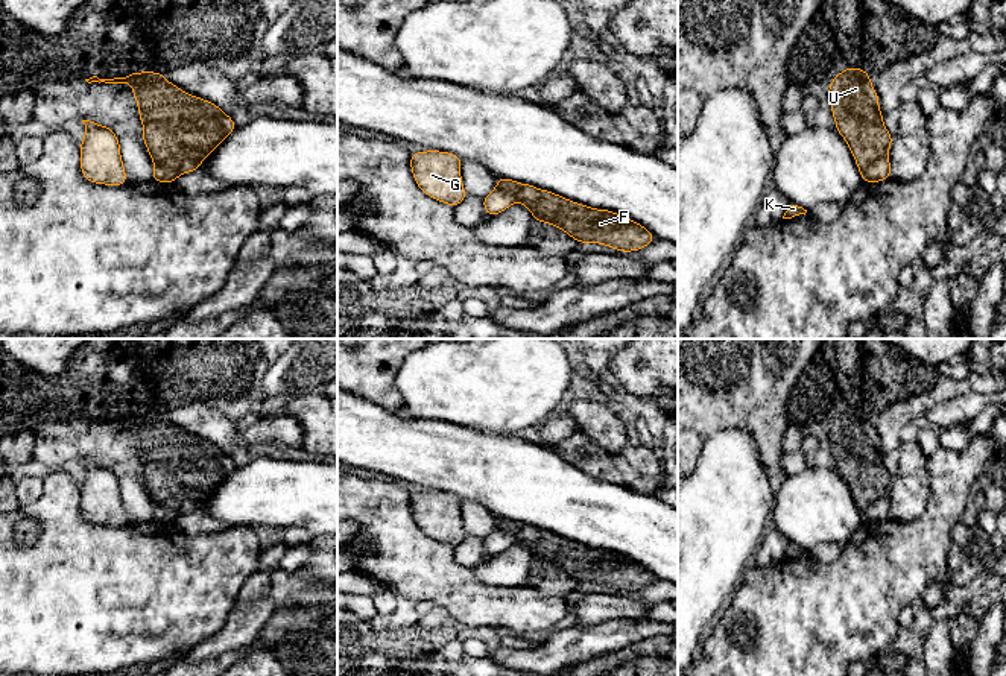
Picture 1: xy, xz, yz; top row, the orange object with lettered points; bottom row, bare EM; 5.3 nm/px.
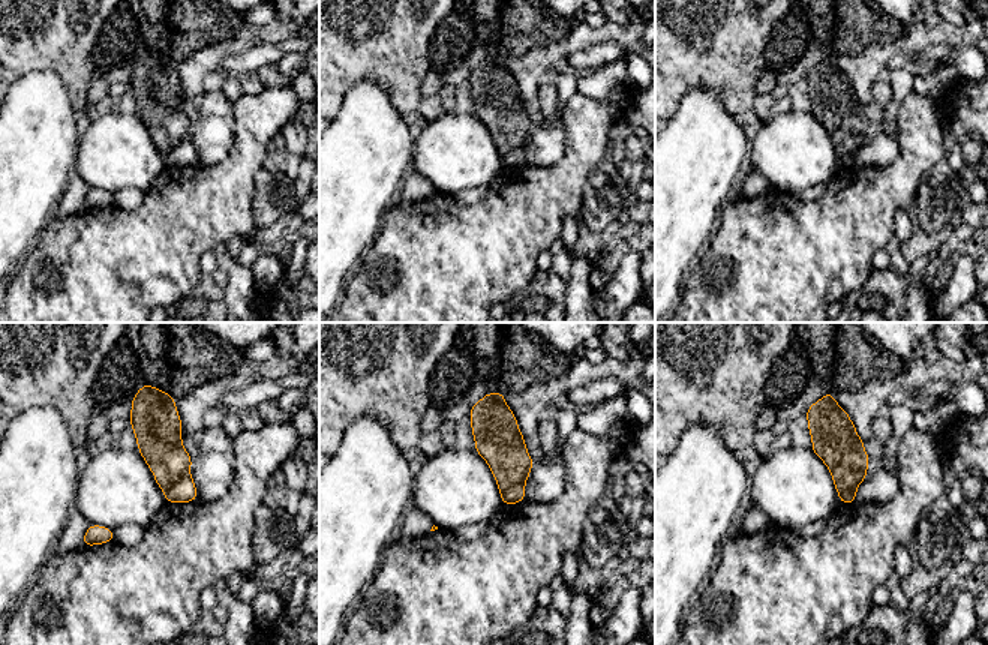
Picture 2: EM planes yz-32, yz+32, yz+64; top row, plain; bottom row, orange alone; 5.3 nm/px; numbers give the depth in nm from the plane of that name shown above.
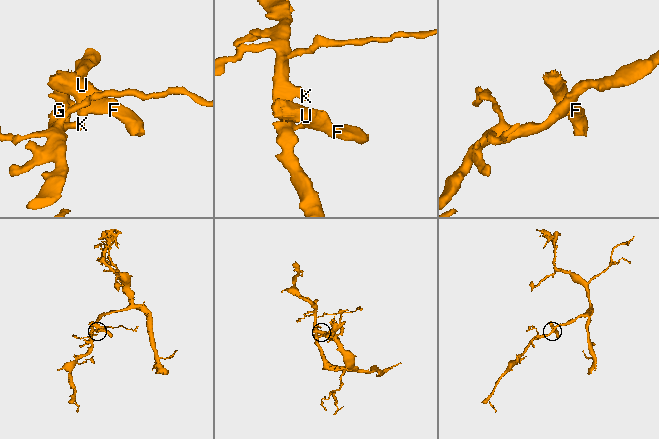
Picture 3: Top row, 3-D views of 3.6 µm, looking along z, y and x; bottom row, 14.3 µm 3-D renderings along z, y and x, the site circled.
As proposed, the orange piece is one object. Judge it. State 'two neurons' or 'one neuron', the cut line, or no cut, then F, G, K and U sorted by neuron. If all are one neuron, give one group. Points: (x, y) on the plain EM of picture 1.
two neurons | yz (886, 494), (871, 502), (860, 512) | F U / G K

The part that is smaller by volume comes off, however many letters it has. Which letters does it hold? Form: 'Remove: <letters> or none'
Remove: F, U

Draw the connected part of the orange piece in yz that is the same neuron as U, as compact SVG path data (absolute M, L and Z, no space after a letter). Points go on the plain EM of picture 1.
M846 407L830 422L828 438L836 469L849 486L860 512L889 494L894 477L883 465L878 434L868 412Z

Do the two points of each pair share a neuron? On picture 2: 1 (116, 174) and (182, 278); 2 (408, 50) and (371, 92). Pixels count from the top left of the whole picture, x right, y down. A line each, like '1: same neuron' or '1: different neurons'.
1: different neurons
2: different neurons

